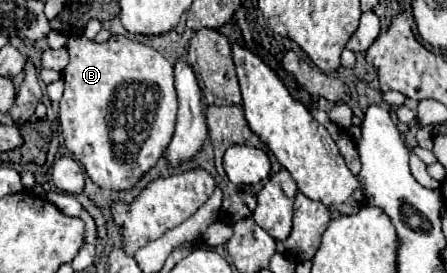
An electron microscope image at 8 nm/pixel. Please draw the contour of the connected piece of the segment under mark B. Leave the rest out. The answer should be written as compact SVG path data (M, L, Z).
M119 34L103 44L91 42L85 36L71 36L67 52L71 60L63 70L65 94L59 102L59 126L65 146L73 158L85 166L87 176L97 186L113 192L127 192L157 164L173 138L177 116L173 64L157 50Z

